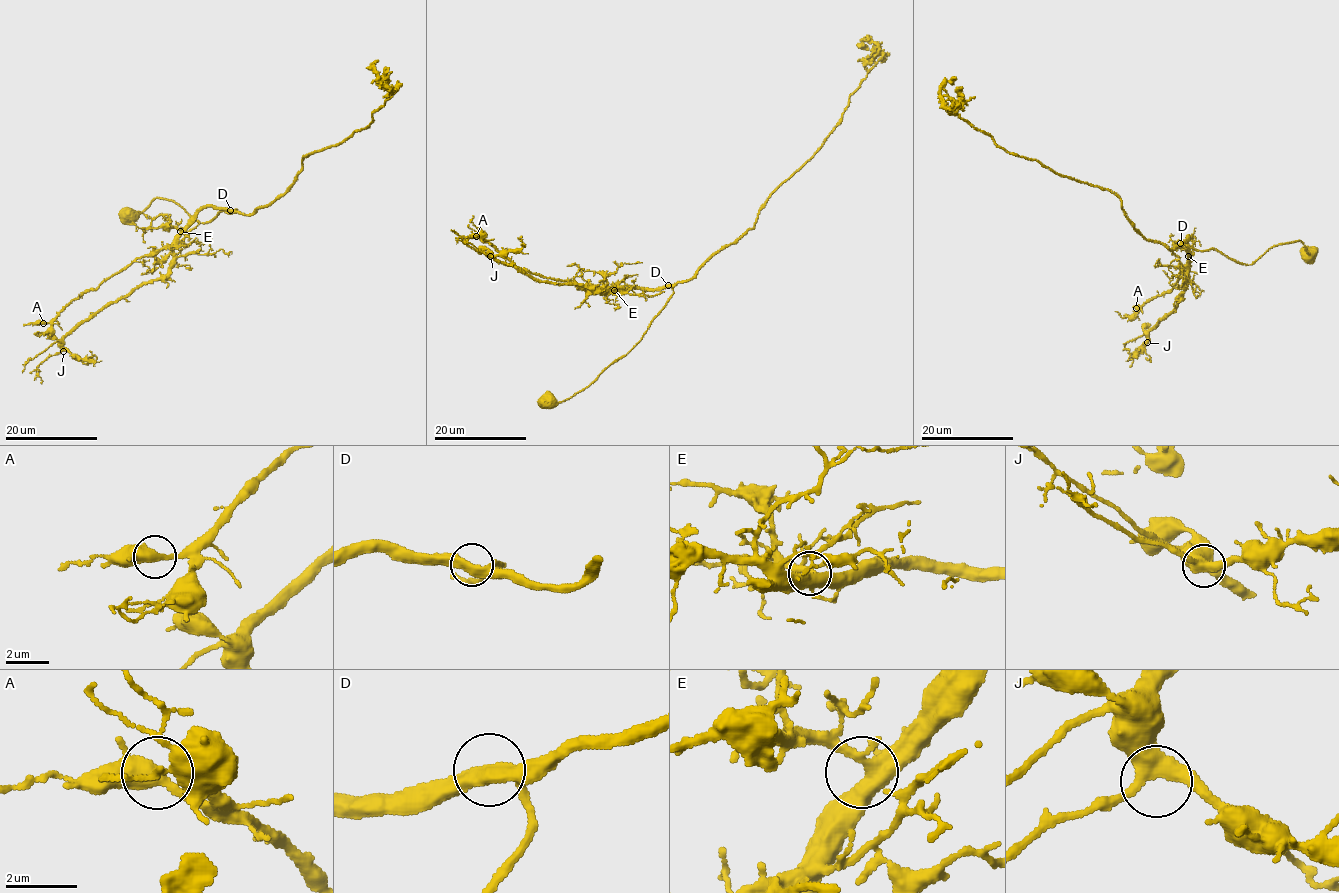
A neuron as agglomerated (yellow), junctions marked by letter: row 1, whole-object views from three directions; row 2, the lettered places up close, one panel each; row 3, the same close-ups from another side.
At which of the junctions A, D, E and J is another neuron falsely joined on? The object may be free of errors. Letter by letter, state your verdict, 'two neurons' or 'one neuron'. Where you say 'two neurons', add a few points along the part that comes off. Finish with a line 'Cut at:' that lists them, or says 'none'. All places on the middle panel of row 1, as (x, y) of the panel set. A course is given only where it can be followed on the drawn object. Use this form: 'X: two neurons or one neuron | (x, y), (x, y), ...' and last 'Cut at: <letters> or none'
A: one neuron
D: one neuron
E: one neuron
J: one neuron
Cut at: none

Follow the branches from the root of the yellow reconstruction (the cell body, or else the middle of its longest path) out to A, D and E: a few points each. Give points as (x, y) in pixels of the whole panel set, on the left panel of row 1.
A: (130, 218), (156, 198), (178, 203), (203, 224), (236, 209), (204, 207), (169, 245), (135, 258), (43, 323)
D: (130, 218), (135, 218), (156, 198), (178, 203), (203, 224), (222, 210), (231, 214), (236, 209), (230, 209)
E: (130, 218), (156, 198), (178, 203), (203, 224), (222, 210), (231, 214), (236, 209), (204, 207), (180, 231)

